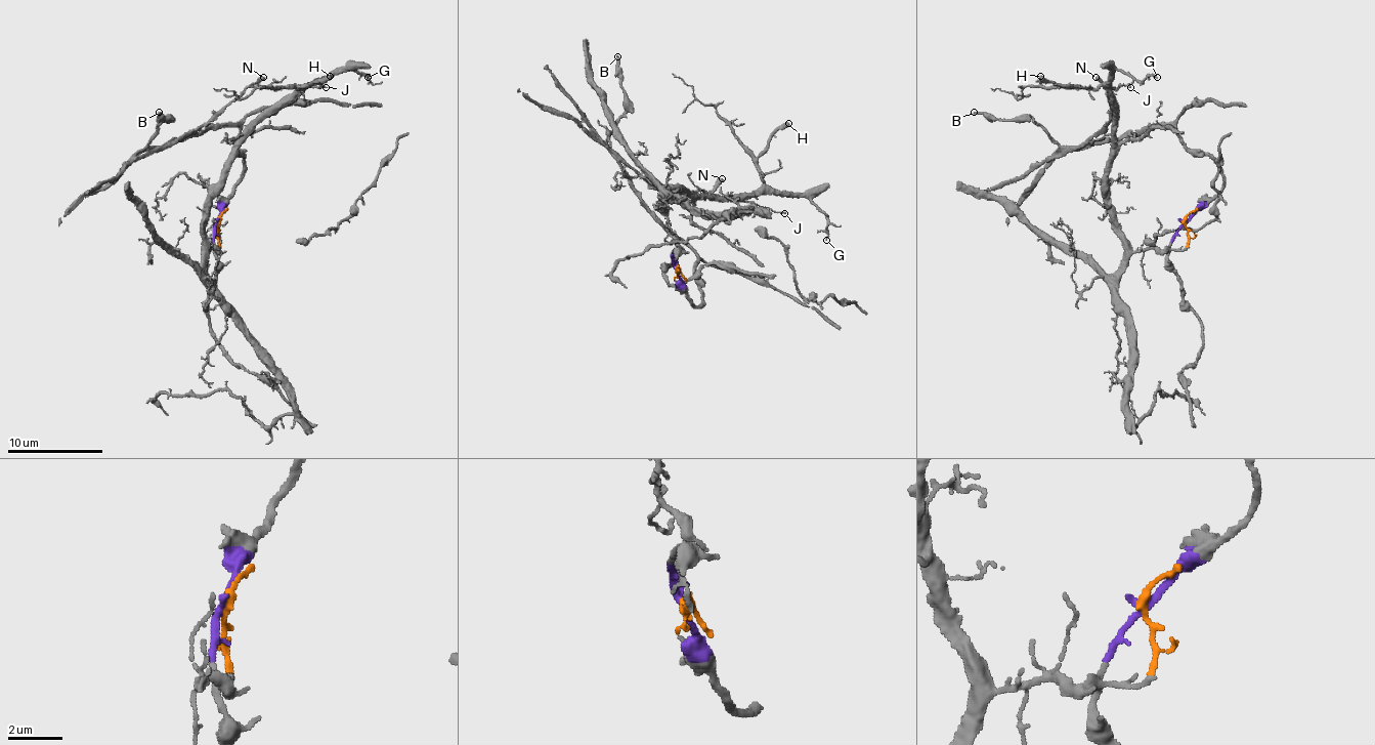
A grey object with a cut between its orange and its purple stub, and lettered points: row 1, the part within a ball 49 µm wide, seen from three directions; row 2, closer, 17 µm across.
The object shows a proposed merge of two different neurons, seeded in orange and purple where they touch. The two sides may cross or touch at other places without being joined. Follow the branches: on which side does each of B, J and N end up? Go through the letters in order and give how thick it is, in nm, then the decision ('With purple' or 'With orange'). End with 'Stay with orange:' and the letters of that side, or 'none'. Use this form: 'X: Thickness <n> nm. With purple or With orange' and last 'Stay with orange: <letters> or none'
B: Thickness 200 nm. With purple
J: Thickness 120 nm. With purple
N: Thickness 340 nm. With purple
Stay with orange: none

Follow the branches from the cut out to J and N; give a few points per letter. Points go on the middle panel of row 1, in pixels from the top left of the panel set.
J: (677, 268), (680, 288), (698, 304), (698, 257), (641, 200), (627, 171), (670, 193), (701, 190), (784, 214)
N: (677, 268), (680, 288), (698, 304), (698, 257), (641, 200), (627, 171), (670, 193), (711, 190), (723, 178)

